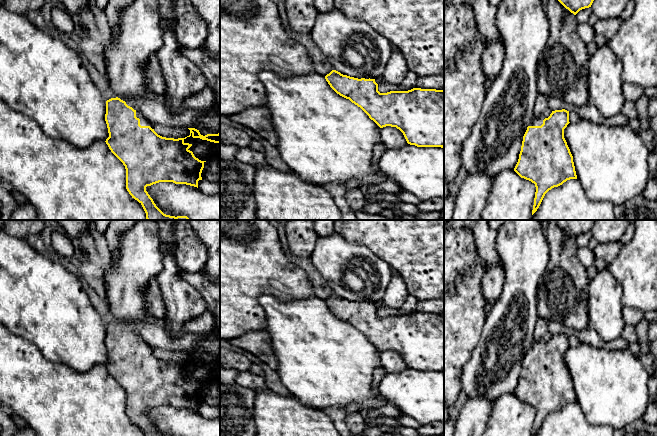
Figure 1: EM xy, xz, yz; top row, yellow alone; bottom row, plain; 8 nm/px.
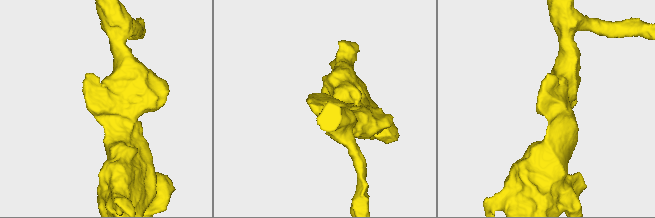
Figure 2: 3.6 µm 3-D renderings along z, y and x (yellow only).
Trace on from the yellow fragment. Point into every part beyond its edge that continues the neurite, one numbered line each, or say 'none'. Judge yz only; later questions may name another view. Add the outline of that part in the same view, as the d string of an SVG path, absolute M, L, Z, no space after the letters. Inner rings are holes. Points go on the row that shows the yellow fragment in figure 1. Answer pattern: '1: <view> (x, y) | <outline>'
1: yz (537, 120) | M543 113L538 116L534 116L529 126L541 126L544 119L545 117L543 116Z

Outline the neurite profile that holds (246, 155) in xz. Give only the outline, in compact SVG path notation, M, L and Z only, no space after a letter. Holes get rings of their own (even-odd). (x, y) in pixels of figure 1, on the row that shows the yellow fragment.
M241 147L237 150L237 159L247 165L266 165L264 153L255 151L250 147Z

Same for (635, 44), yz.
M635 0L632 16L622 22L608 47L622 65L623 82L642 88L657 87L657 0Z

